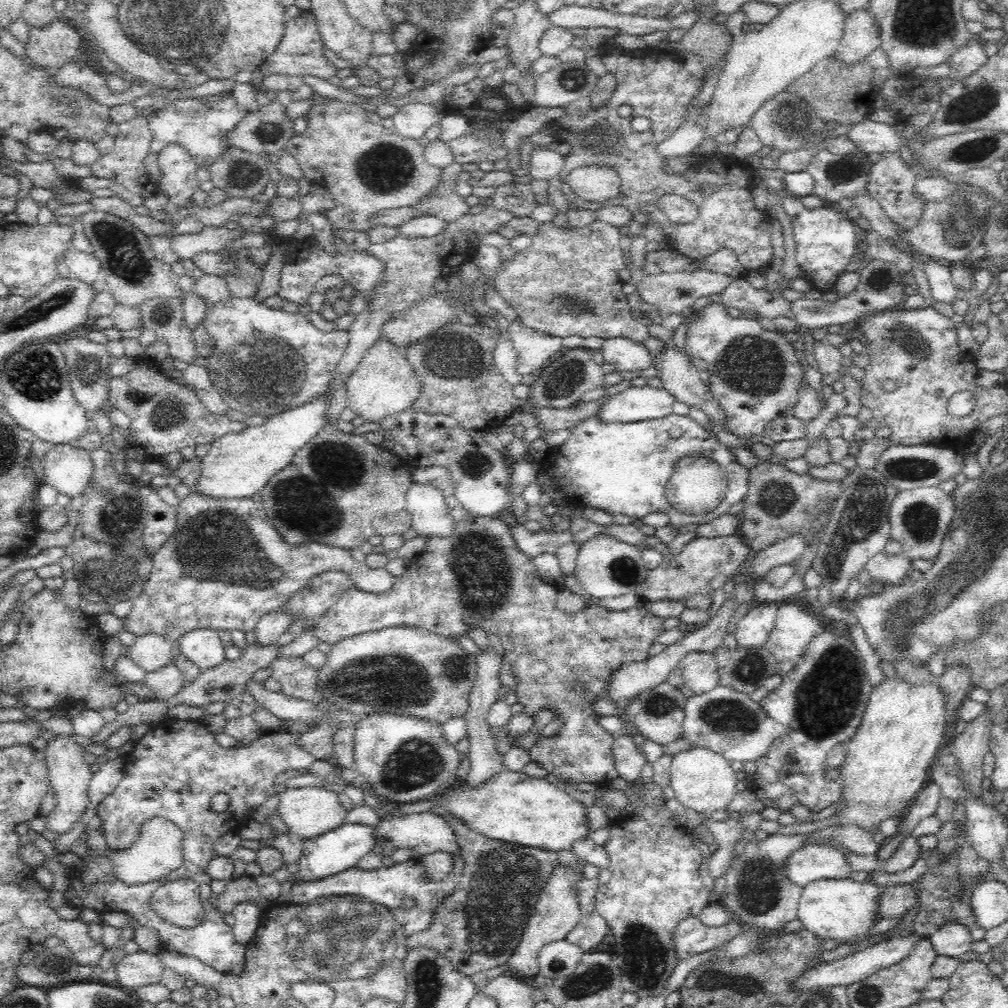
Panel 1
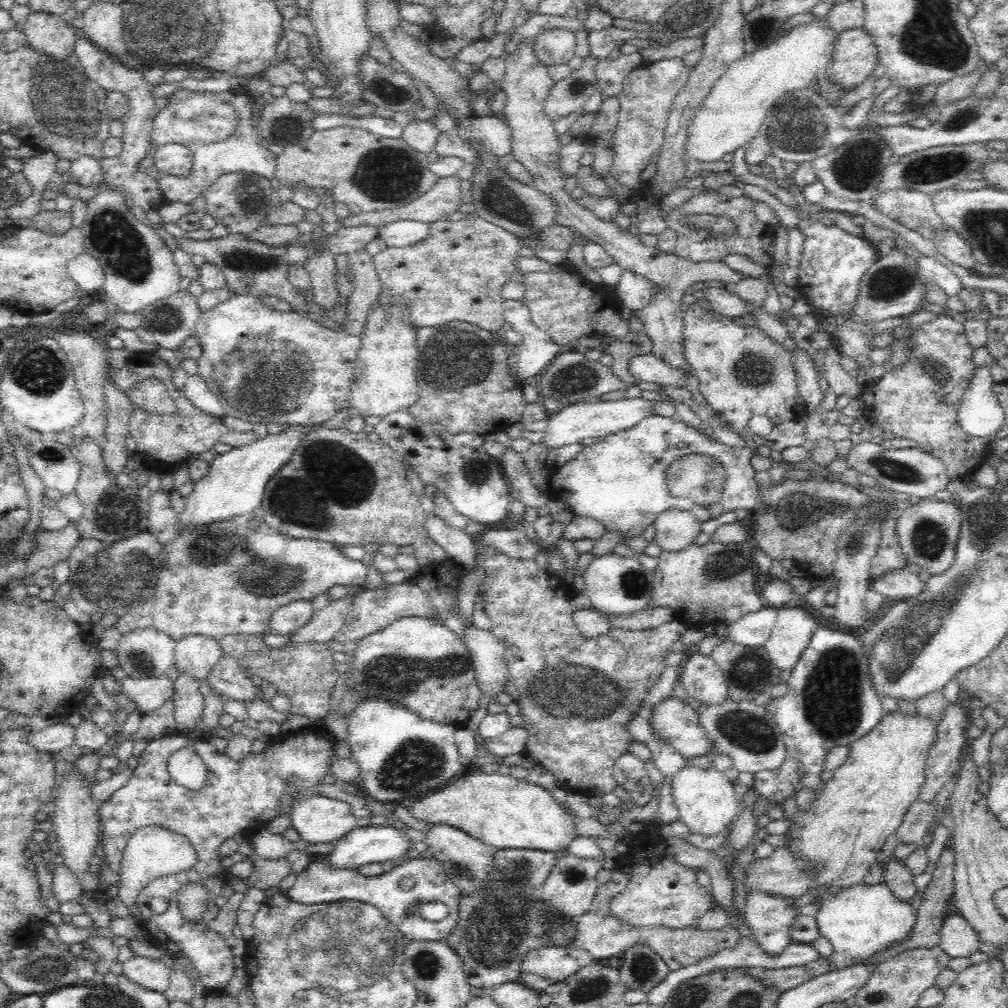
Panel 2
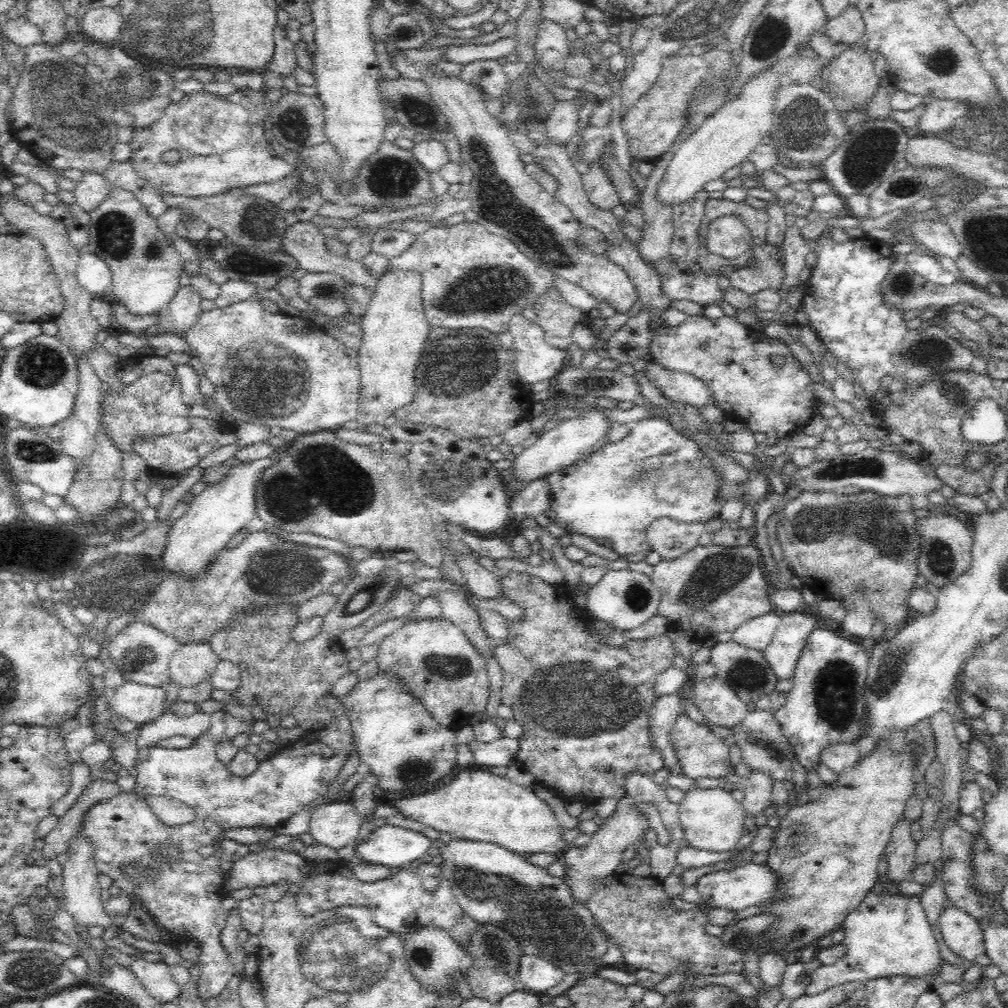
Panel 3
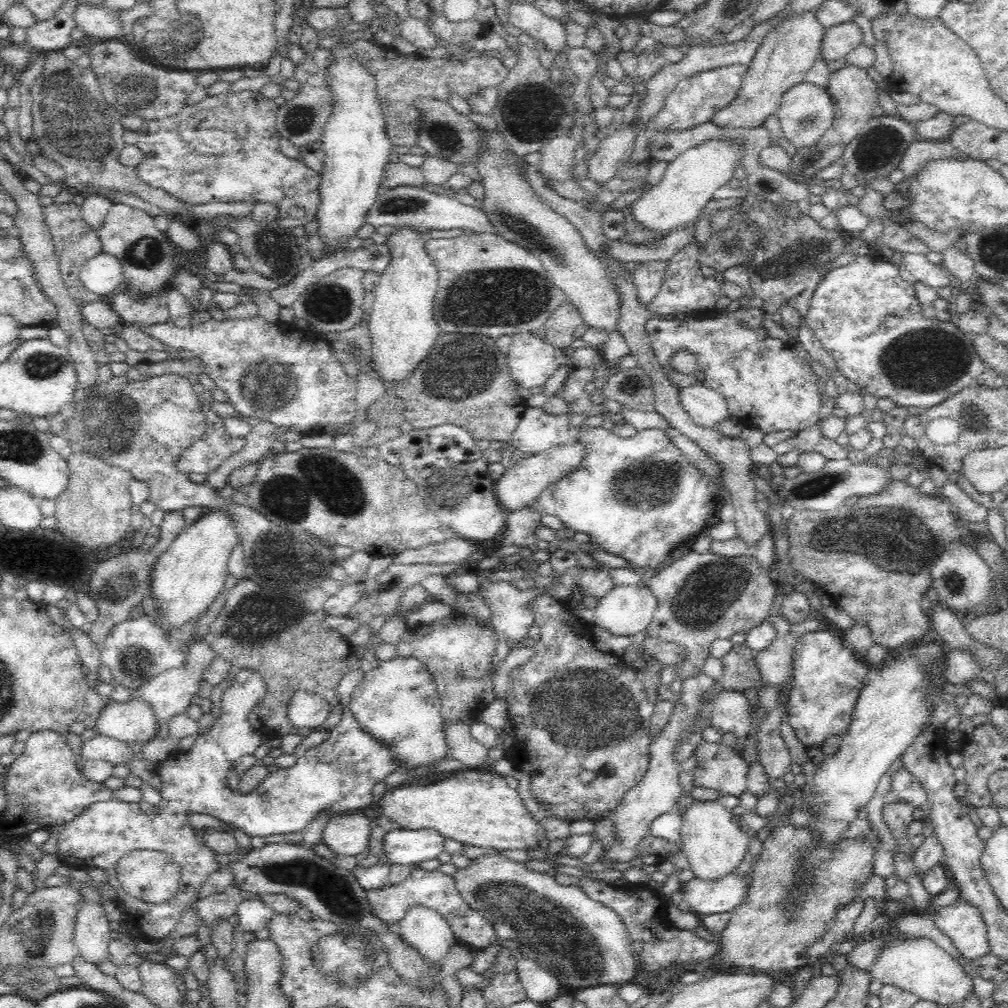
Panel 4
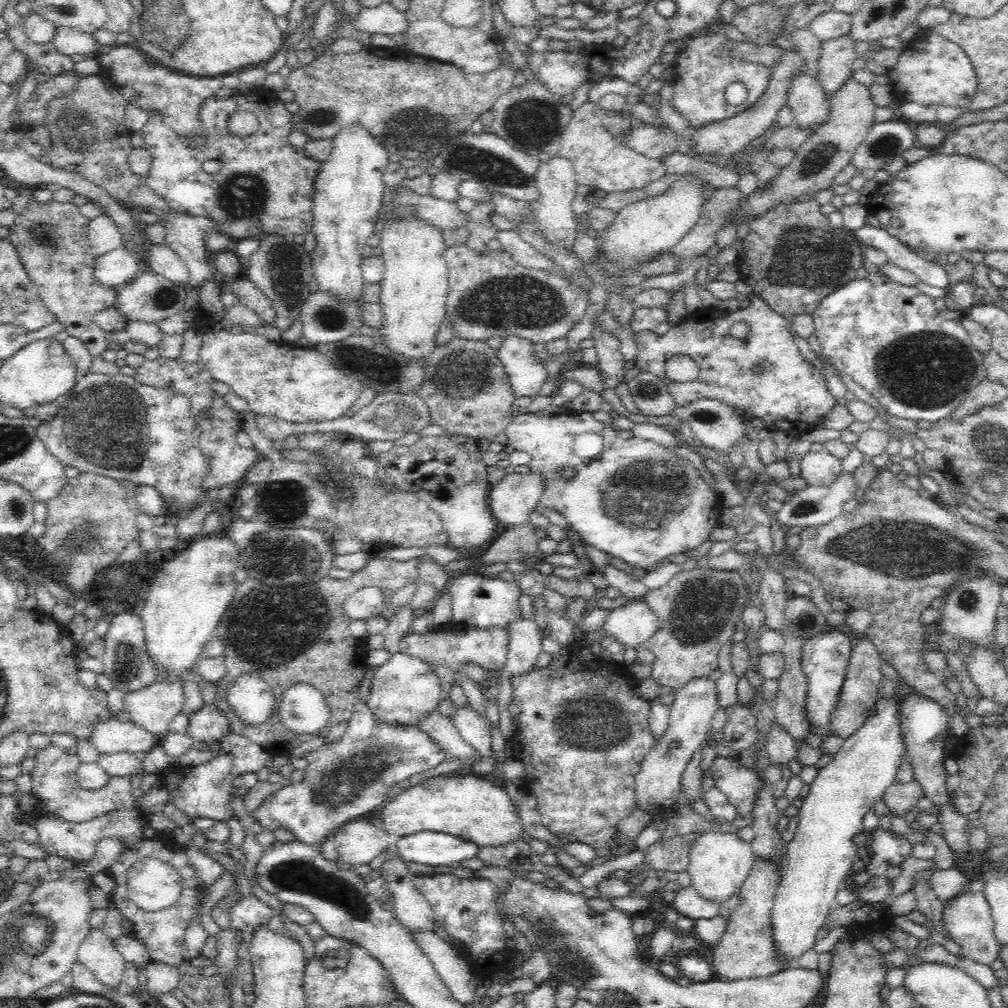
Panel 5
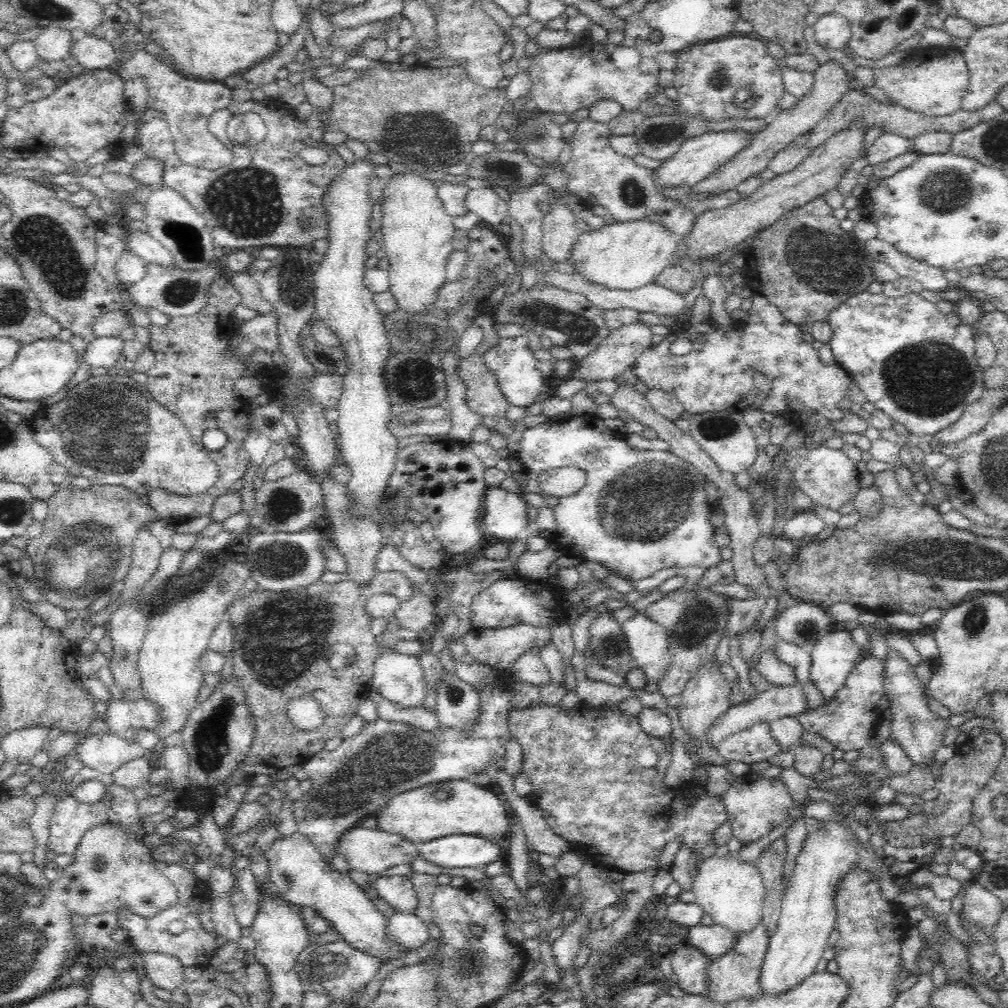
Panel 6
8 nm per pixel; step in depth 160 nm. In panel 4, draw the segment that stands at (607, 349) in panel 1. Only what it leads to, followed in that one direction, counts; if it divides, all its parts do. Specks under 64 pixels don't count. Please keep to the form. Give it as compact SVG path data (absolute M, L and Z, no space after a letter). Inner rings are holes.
M701 381L679 389L679 402L700 428L716 429L723 420L731 417L725 398L718 391L704 387Z

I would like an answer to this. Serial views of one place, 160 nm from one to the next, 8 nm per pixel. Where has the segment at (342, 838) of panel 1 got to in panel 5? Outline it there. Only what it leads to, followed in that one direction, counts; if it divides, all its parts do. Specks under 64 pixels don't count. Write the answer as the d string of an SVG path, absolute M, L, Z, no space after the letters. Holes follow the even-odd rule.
M417 832L400 837L396 847L404 860L428 866L448 866L476 858L482 847L464 838L441 832Z

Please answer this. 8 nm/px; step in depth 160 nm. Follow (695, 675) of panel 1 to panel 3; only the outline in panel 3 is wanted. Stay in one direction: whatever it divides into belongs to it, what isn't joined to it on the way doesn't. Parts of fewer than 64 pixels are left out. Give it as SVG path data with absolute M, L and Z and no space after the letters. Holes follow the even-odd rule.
M696 676L696 682L689 689L692 689L689 698L708 723L731 729L741 726L748 712L747 704L722 680Z

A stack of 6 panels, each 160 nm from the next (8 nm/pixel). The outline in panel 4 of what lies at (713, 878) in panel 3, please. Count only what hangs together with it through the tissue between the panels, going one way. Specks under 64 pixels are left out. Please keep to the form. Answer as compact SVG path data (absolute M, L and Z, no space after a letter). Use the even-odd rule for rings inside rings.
M735 873L718 882L703 882L694 878L680 885L683 900L695 917L734 910L747 894L749 874L744 878Z

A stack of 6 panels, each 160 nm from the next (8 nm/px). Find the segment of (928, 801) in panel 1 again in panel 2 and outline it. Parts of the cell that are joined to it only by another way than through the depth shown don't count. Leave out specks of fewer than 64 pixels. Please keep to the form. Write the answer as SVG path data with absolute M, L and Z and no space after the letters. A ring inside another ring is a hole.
M920 801L908 806L902 824L897 828L896 836L903 844L921 843L921 839L928 831L930 822L934 820L938 805Z

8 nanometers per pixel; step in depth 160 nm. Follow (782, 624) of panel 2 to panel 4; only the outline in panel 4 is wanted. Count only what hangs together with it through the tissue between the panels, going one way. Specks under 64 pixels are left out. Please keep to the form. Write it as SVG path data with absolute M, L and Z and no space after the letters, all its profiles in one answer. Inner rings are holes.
M820 608L820 615L815 613L802 626L792 626L792 630L784 640L775 639L769 648L758 652L755 659L761 681L765 684L782 685L793 671L793 653L797 640L805 633L820 631L822 618L826 618L826 608Z

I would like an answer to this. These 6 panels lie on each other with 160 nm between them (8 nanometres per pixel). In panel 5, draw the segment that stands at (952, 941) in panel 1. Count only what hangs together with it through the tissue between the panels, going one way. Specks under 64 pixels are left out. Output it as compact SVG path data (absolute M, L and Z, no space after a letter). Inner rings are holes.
M965 891L946 903L943 923L951 940L962 949L964 957L982 965L992 964L999 958L1000 947L993 933L993 916L984 892Z

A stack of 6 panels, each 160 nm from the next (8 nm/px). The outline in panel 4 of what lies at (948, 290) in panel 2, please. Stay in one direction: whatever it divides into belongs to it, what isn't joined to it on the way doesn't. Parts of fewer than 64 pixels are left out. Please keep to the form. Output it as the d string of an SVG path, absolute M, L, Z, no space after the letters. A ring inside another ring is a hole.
M912 254L903 255L903 265L916 282L924 283L930 288L950 287L952 279L942 266L934 266L924 256Z

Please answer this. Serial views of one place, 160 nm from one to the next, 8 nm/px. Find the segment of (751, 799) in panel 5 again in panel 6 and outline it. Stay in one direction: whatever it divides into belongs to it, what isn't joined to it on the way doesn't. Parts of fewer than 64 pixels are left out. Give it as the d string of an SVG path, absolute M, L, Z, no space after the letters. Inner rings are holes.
M743 776L740 780L741 783L735 783L720 797L729 818L731 837L737 838L742 846L746 846L764 838L784 824L786 819L794 814L795 805L786 783L781 779L761 776L755 781L750 781L749 777Z

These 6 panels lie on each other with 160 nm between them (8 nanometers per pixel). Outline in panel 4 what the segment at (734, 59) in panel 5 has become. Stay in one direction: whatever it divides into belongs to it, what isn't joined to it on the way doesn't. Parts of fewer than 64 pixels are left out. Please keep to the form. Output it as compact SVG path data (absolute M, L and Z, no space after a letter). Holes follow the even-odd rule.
M733 64L722 68L697 72L684 80L680 80L666 97L664 108L658 113L656 120L650 121L647 131L680 131L689 130L712 121L717 112L723 111L733 100L736 100L743 87L744 75L749 66Z

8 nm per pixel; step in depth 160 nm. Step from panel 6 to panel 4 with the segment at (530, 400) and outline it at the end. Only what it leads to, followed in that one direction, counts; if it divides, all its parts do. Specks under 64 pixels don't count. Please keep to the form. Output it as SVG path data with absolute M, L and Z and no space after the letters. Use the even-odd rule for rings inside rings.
M523 332L516 333L512 335L511 338L512 343L506 353L508 368L510 369L513 381L522 391L531 392L533 388L544 386L558 366L571 364L568 351L554 347L554 345L551 345L545 339L540 339L538 335Z

